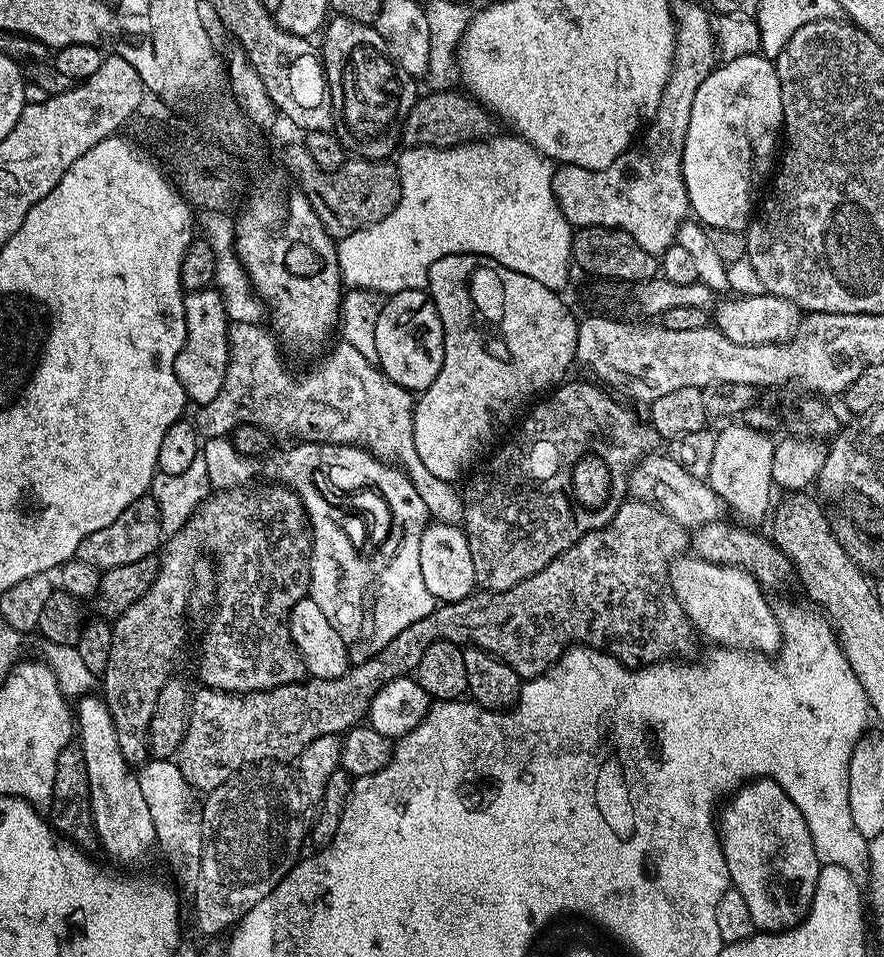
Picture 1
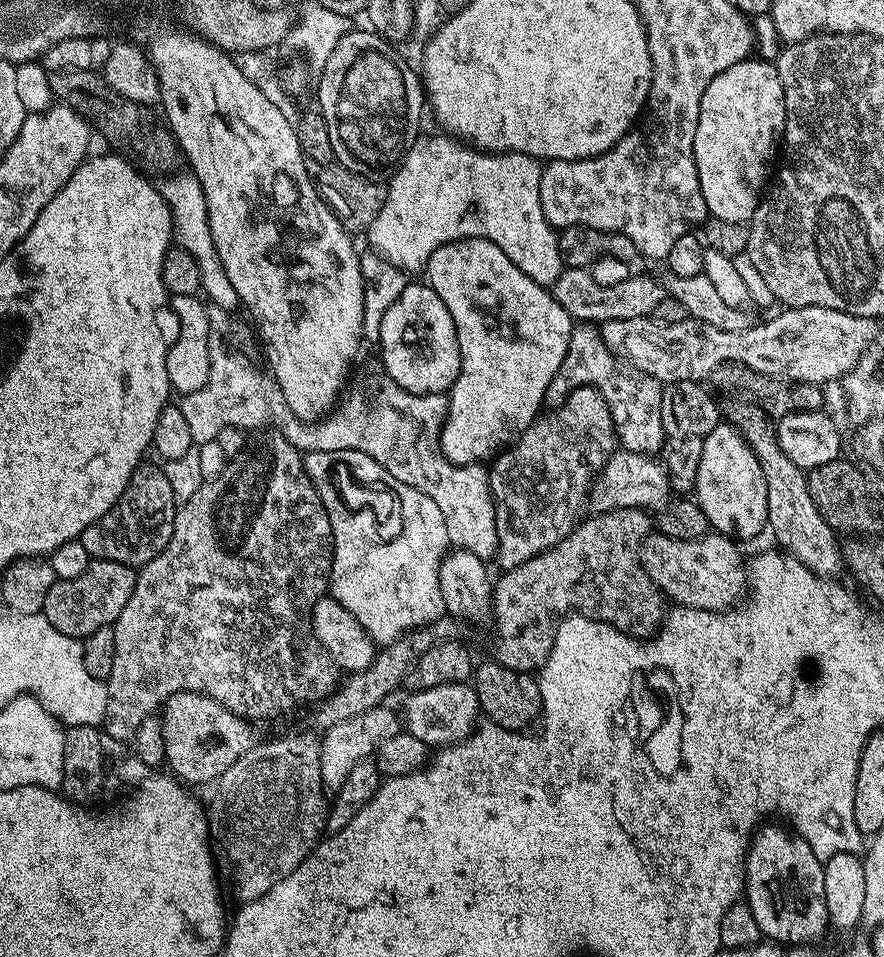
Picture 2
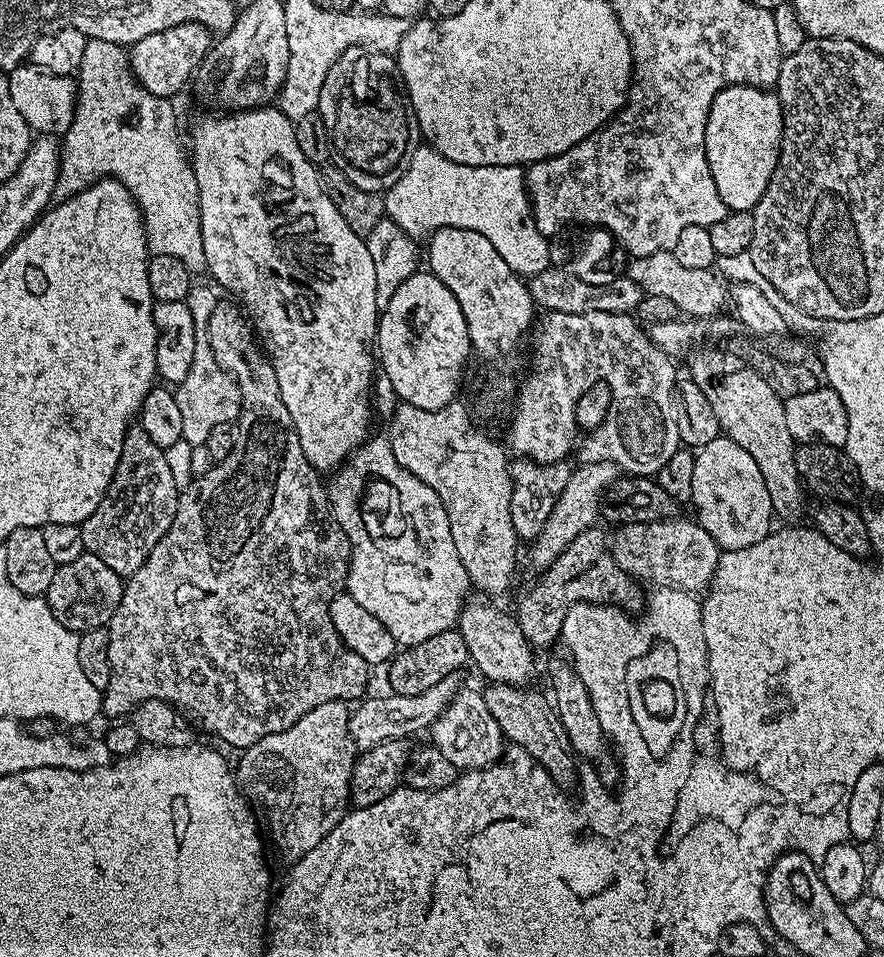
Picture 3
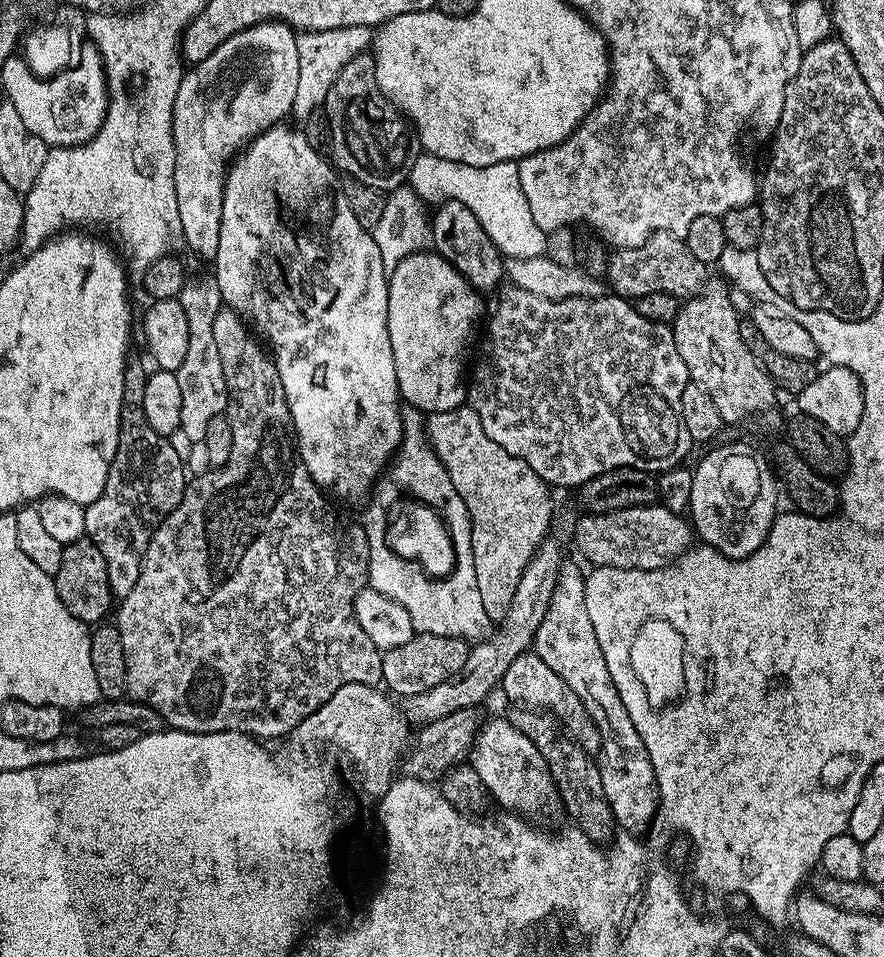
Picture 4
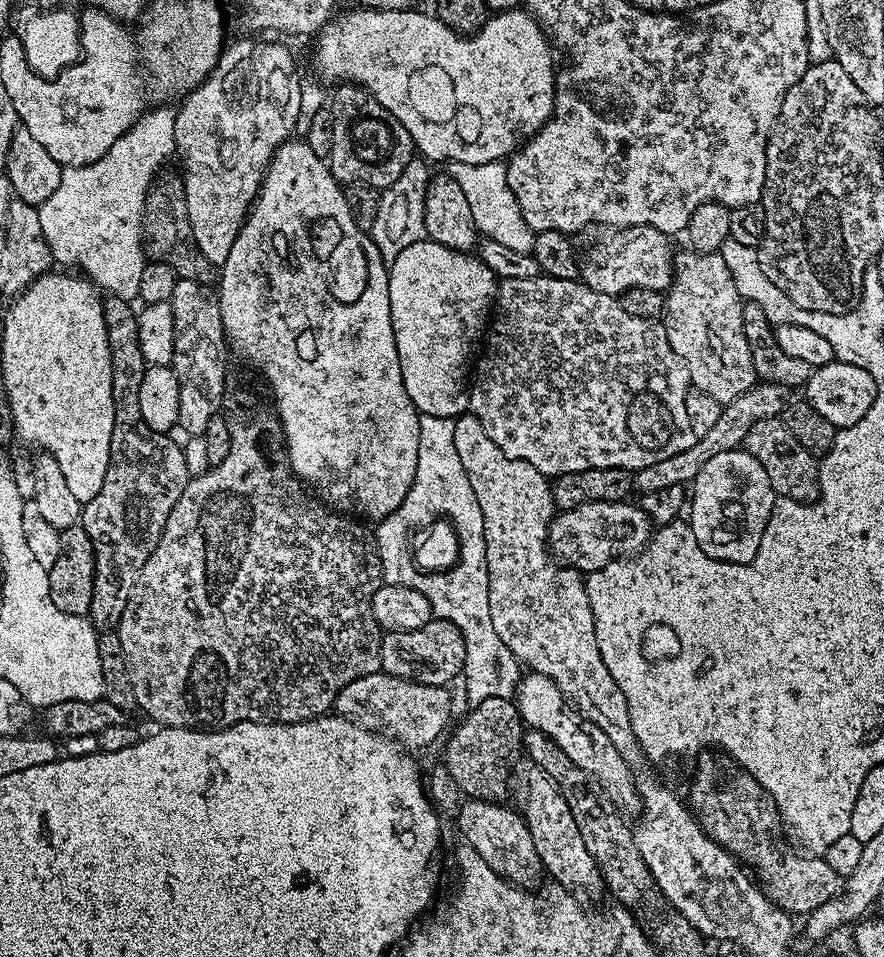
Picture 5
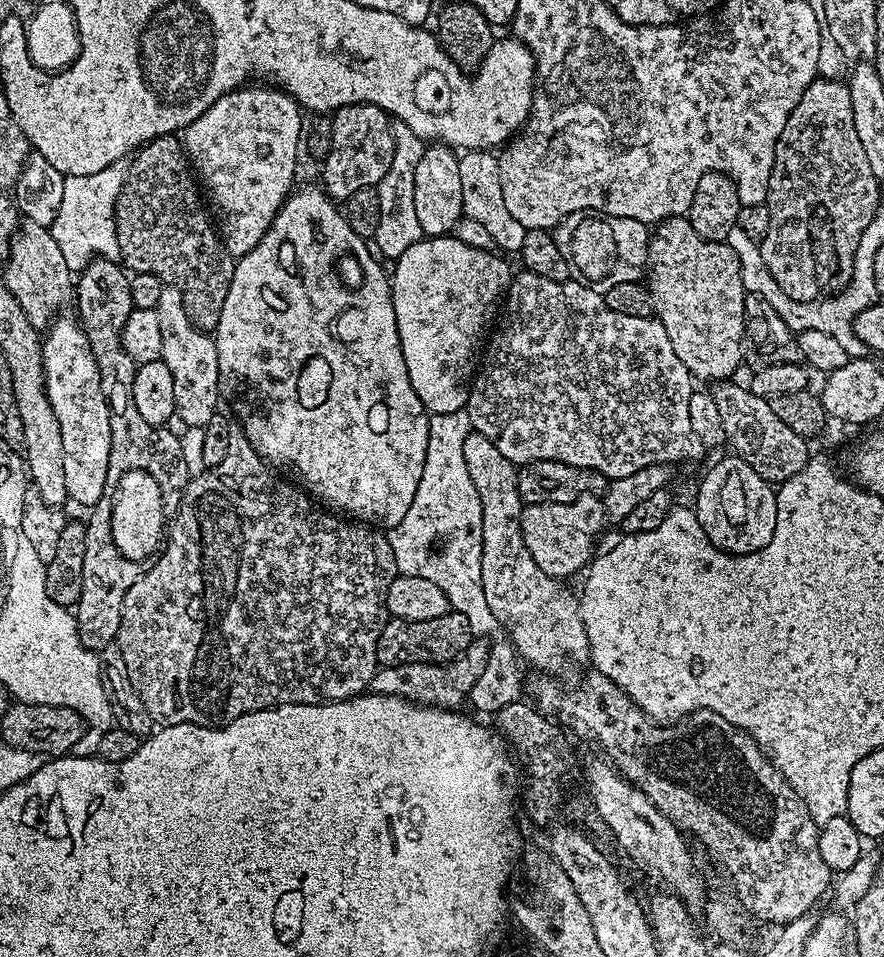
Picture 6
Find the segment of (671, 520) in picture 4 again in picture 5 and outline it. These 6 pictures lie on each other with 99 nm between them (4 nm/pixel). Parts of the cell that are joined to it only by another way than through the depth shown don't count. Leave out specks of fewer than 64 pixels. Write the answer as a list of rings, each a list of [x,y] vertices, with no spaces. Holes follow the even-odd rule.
[[[595,500],[592,504],[583,504],[574,510],[553,515],[552,524],[548,527],[547,542],[551,555],[561,565],[587,574],[602,570],[602,566],[617,557],[631,558],[639,554],[651,540],[653,531],[652,521],[635,503]]]

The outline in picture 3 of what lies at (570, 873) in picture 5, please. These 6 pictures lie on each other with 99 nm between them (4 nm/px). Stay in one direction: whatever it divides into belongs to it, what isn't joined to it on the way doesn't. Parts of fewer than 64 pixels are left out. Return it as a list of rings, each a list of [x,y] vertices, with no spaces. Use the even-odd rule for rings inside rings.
[[[461,687],[457,691],[451,702],[444,707],[444,713],[433,722],[430,735],[434,747],[446,754],[446,758],[450,758],[457,770],[487,768],[505,755],[504,732],[498,726],[498,722],[494,722],[494,714],[490,714],[483,695],[472,688]]]

